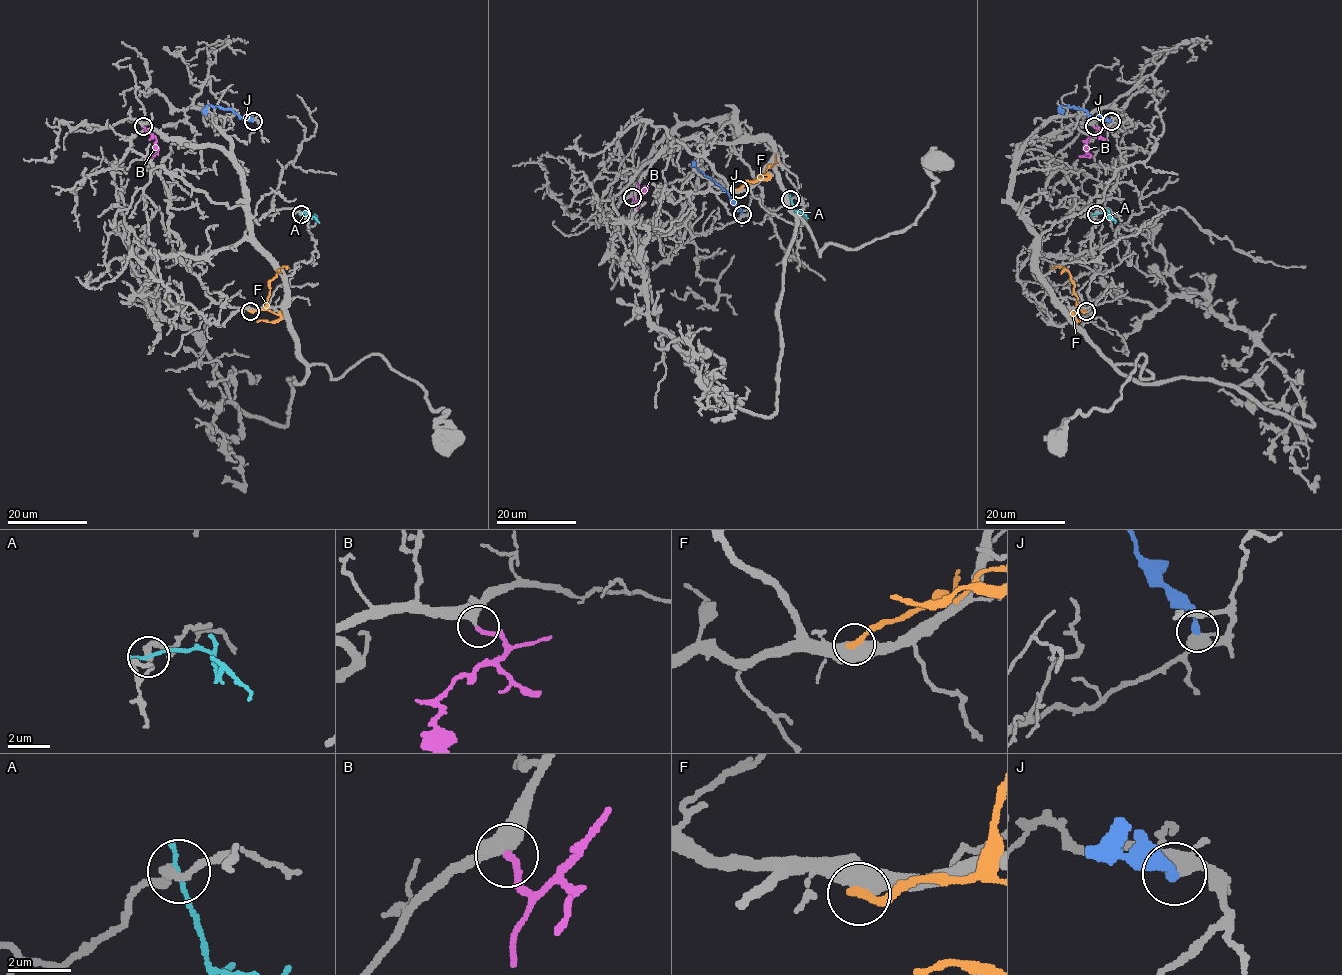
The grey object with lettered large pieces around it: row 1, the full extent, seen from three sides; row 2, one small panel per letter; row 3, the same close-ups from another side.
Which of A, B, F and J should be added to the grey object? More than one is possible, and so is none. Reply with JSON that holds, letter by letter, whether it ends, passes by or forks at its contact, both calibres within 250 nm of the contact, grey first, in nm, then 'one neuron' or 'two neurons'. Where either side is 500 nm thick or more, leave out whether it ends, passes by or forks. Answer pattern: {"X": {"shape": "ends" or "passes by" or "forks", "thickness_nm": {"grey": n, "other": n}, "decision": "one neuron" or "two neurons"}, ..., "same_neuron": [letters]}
{"A": {"shape": "ends", "thickness_nm": {"grey": 280, "other": 180}, "decision": "two neurons"}, "B": {"shape": "ends", "thickness_nm": {"grey": 360, "other": 220}, "decision": "one neuron"}, "F": {"thickness_nm": {"grey": 600, "other": 300}, "decision": "two neurons"}, "J": {"shape": "ends", "thickness_nm": {"grey": 360, "other": 300}, "decision": "two neurons"}, "same_neuron": ["B"]}

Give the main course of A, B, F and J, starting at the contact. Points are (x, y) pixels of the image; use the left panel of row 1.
A: (301, 214), (314, 217), (319, 223)
B: (143, 126), (156, 137), (155, 149), (158, 152), (148, 156)
F: (250, 311), (265, 308), (270, 283), (279, 269), (287, 266), (287, 269)
J: (253, 120), (220, 106), (207, 105), (205, 114)

